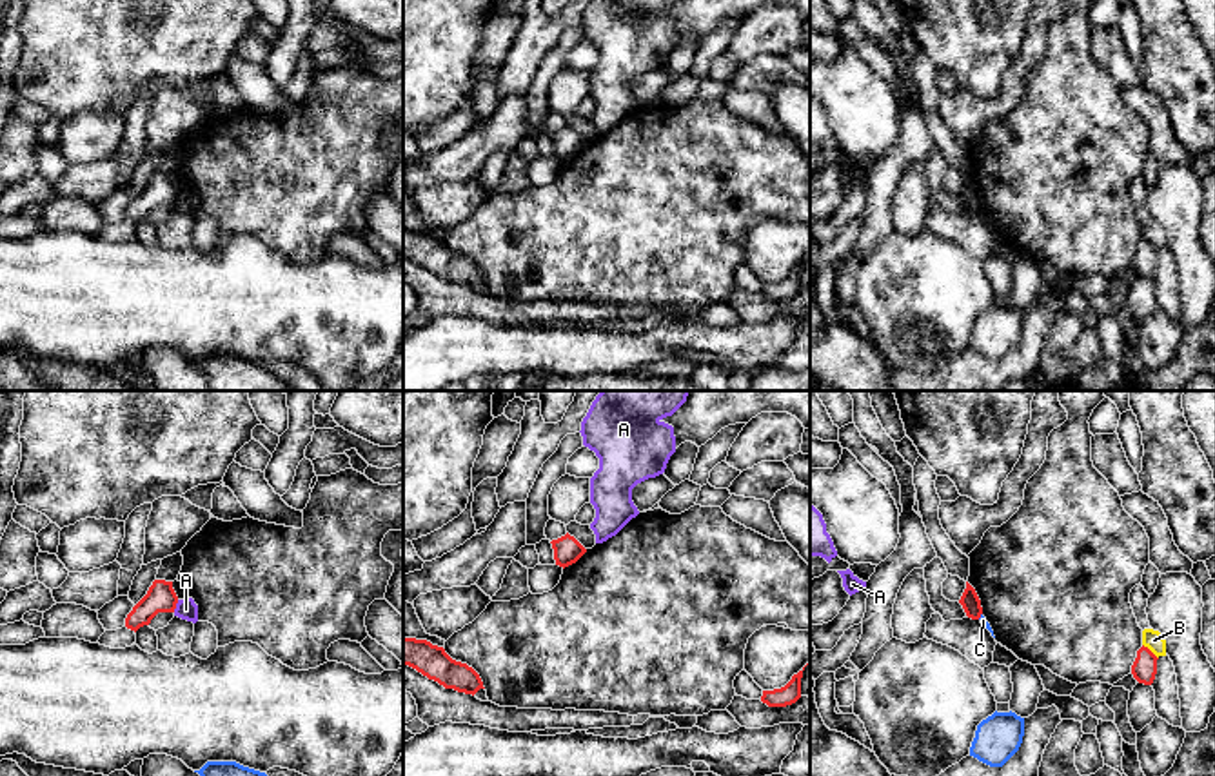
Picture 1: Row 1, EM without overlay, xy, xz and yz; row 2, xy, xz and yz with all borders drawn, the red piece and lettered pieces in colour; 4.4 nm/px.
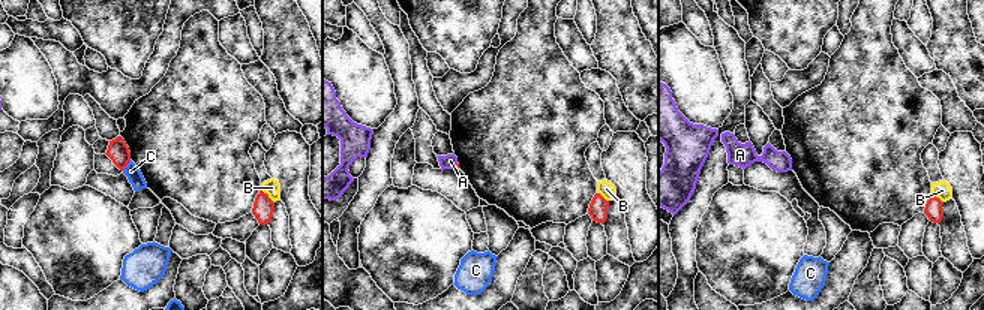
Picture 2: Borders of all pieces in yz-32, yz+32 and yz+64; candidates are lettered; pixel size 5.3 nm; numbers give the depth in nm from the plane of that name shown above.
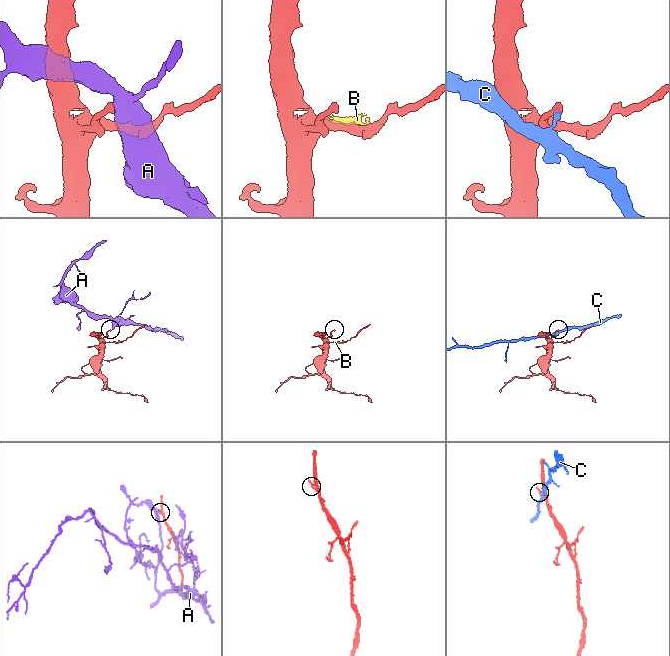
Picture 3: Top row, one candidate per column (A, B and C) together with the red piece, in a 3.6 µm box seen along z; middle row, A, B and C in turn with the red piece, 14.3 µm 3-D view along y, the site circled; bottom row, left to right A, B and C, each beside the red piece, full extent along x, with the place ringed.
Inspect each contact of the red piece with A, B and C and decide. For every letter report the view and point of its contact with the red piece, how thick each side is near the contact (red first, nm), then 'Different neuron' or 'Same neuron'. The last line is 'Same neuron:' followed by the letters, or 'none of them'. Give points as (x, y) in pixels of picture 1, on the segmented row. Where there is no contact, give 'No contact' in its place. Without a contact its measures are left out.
A: Touches red at xy (175, 606). Thickness 130 nm (red) against 90 nm. Different neuron
B: Touches red at yz (1150, 651). Thickness 110 nm (red) against 90 nm. Different neuron
C: Touches red at yz (979, 616). Thickness 90 nm (red) against 30 nm. Different neuron
Same neuron: none of them

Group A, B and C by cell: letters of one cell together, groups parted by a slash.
A / B / C

